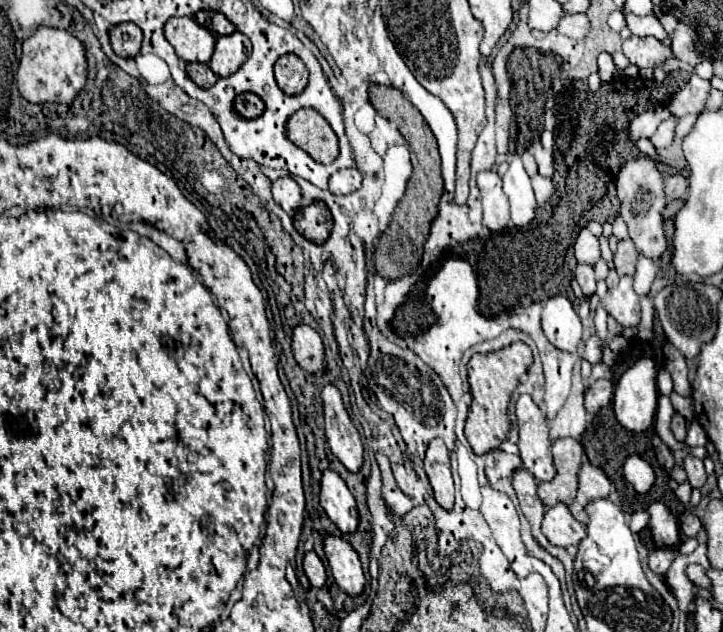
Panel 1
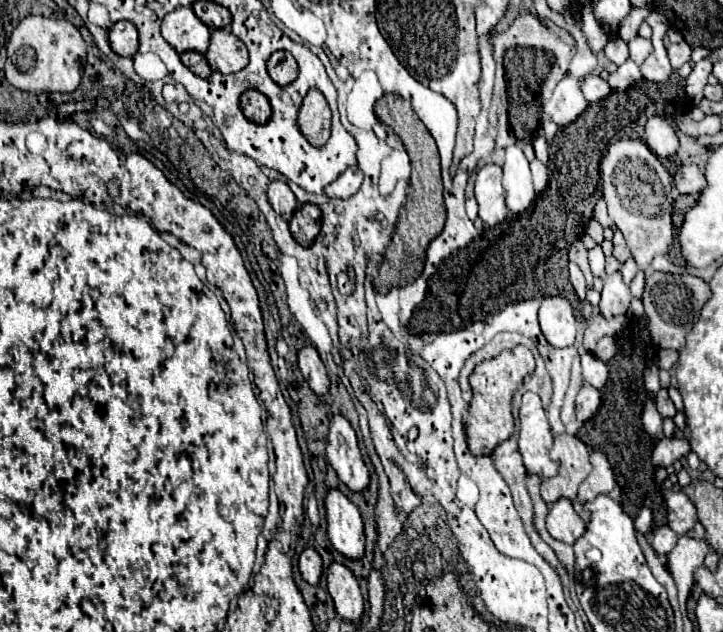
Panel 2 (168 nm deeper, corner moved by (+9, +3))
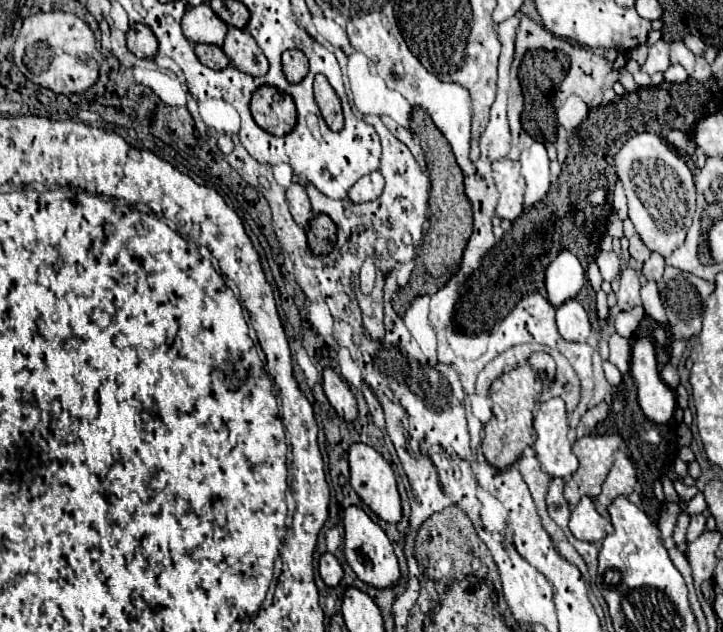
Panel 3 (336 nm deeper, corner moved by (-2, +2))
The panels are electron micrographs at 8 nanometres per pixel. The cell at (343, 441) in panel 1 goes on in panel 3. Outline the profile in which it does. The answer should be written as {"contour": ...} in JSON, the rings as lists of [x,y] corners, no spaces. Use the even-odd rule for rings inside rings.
{"contour":[[[355,443],[349,449],[349,467],[351,467],[351,485],[357,491],[357,495],[363,499],[363,503],[381,519],[387,523],[399,523],[403,517],[403,509],[401,509],[401,497],[397,491],[397,481],[395,481],[395,473],[389,465],[389,461],[385,461],[373,447],[367,447],[363,443]]]}

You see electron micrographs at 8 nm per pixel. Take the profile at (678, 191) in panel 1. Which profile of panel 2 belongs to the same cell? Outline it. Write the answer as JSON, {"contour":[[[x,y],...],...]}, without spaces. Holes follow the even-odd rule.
{"contour":[[[682,166],[674,174],[674,188],[680,194],[698,194],[704,188],[704,174],[698,166]]]}

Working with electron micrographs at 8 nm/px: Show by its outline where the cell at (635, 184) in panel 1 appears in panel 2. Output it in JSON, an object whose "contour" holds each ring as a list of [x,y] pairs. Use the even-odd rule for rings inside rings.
{"contour":[[[618,140],[614,142],[600,164],[600,176],[604,184],[604,200],[608,204],[608,216],[616,228],[624,234],[632,258],[644,272],[652,258],[666,254],[674,240],[672,228],[672,178],[662,162],[648,150],[642,140]]]}

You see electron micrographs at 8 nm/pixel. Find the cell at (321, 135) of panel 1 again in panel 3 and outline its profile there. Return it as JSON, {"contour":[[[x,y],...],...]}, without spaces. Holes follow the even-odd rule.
{"contour":[[[317,75],[317,79],[315,79],[315,99],[317,99],[317,105],[319,105],[325,121],[327,121],[327,127],[331,131],[341,131],[343,129],[341,101],[323,75]]]}

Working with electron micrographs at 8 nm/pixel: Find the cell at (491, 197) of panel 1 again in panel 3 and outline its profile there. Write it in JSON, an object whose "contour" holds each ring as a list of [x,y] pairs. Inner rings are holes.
{"contour":[[[509,159],[495,161],[493,177],[501,193],[495,215],[507,221],[515,221],[523,211],[523,191],[525,191],[525,181],[521,175],[519,161],[509,161]]]}

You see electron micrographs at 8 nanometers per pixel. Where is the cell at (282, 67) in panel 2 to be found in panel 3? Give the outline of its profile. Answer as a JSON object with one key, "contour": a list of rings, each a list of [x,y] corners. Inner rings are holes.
{"contour":[[[289,49],[283,53],[283,73],[289,83],[299,83],[309,73],[307,57],[299,49]]]}

